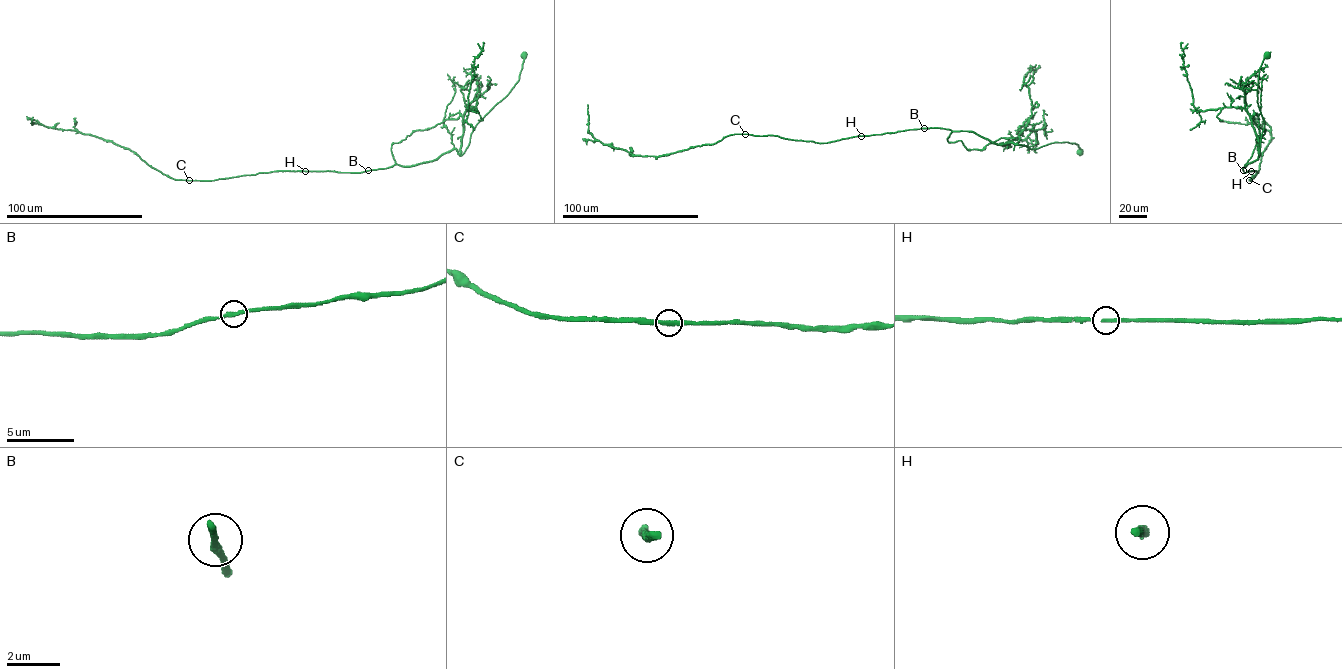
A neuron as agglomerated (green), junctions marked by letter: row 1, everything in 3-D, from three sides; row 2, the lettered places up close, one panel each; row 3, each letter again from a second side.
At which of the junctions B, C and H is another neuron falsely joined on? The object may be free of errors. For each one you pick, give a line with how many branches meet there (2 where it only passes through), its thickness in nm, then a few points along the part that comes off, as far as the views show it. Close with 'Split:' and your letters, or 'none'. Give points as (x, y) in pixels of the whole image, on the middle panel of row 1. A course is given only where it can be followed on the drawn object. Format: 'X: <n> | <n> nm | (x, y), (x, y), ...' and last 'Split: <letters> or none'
Split: none

